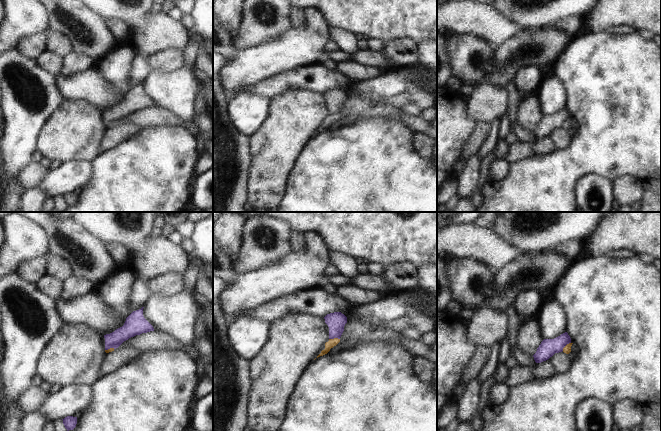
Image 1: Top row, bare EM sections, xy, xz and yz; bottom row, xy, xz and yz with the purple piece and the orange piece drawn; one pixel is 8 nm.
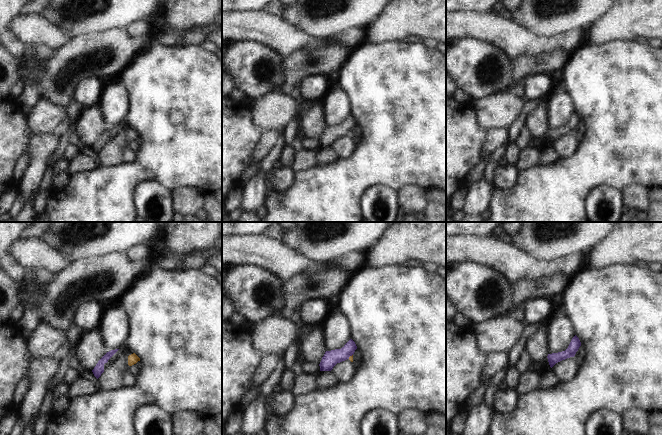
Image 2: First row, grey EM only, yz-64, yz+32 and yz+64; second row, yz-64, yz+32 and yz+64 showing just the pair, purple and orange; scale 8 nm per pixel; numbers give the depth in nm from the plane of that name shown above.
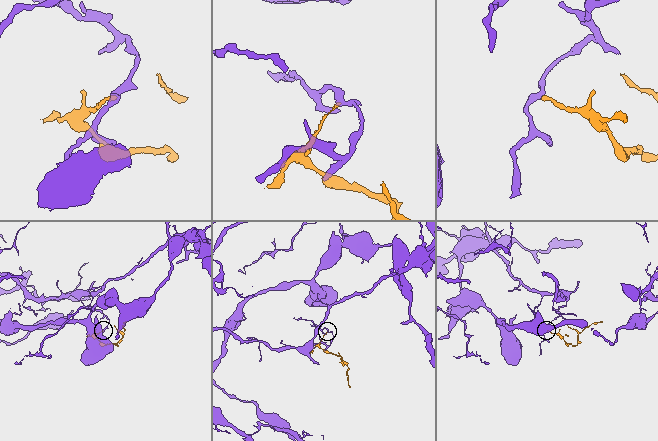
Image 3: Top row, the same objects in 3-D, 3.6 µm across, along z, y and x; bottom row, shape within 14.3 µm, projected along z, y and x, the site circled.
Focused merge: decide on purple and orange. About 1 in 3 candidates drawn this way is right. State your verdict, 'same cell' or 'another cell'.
another cell

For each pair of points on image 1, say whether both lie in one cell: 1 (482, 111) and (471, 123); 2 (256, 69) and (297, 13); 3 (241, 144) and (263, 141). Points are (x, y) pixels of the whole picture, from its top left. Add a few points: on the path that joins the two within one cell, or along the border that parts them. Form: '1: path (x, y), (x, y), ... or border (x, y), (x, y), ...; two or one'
1: border (466, 102), (468, 112), (478, 121); two
2: border (301, 26), (299, 28), (292, 28); two
3: border (248, 136), (251, 166); two

